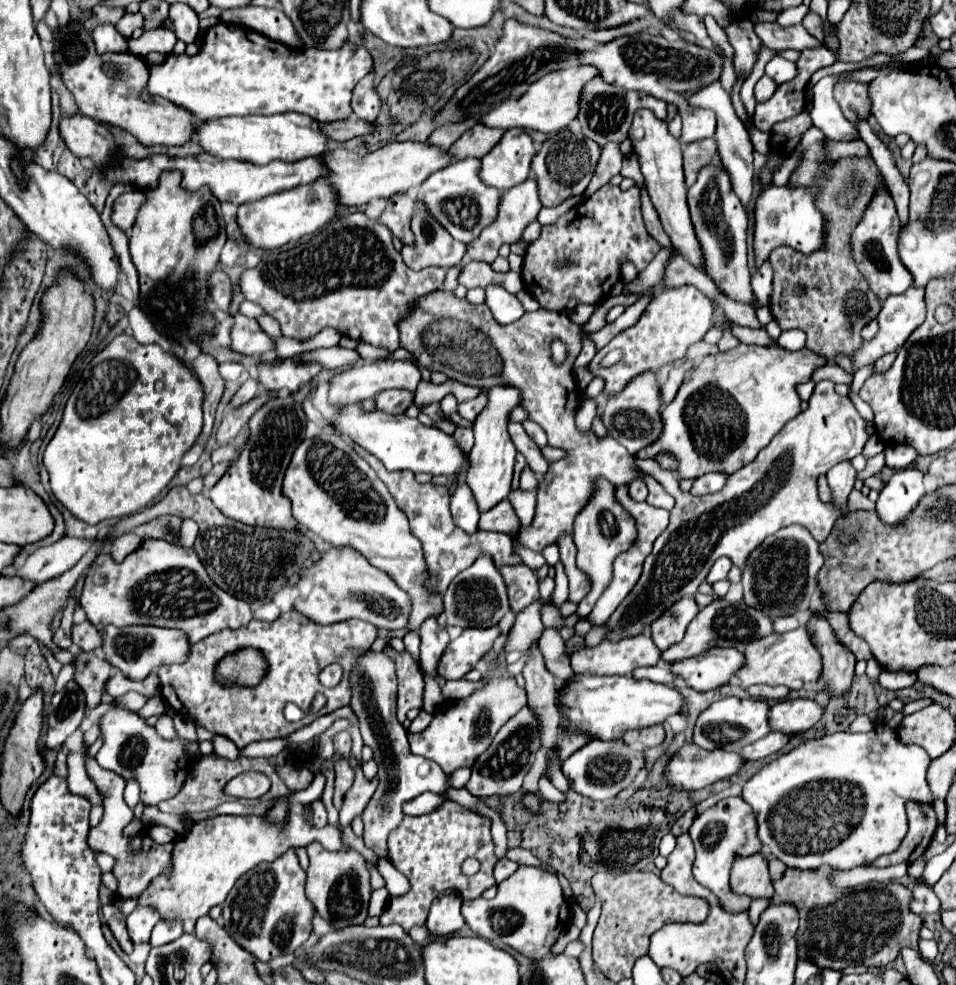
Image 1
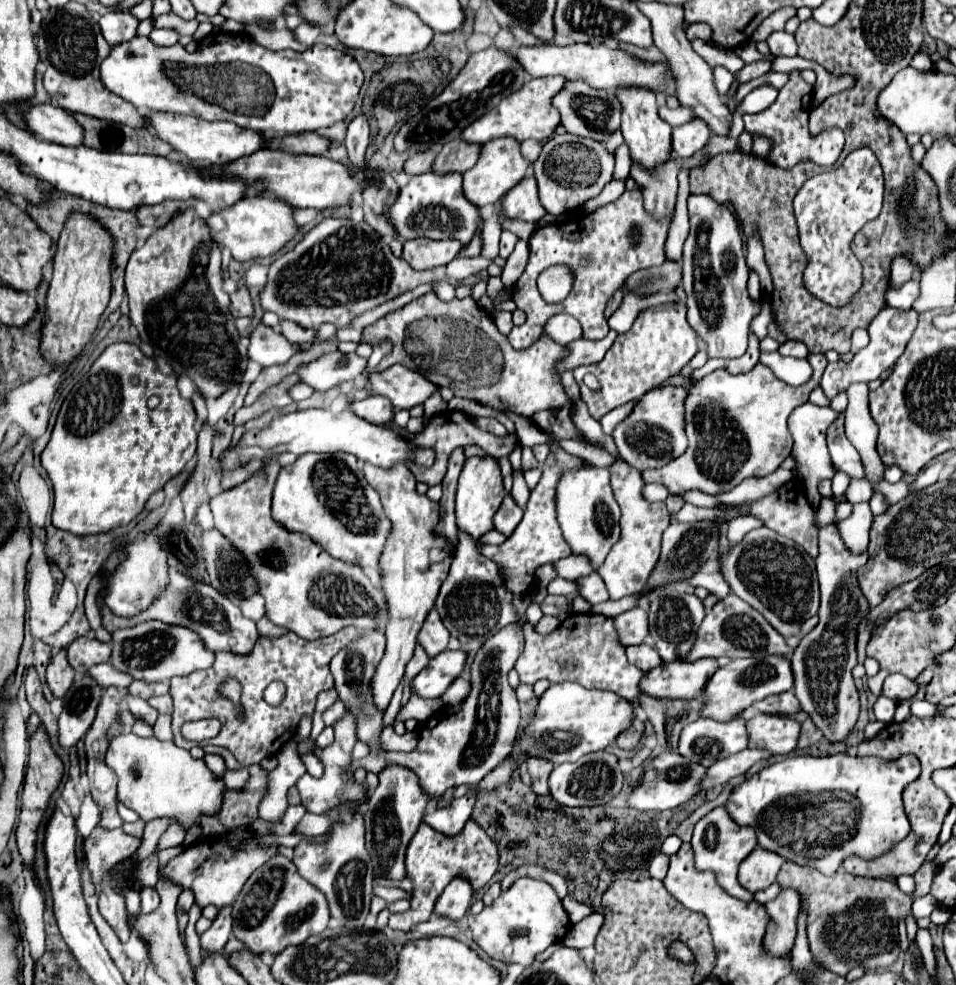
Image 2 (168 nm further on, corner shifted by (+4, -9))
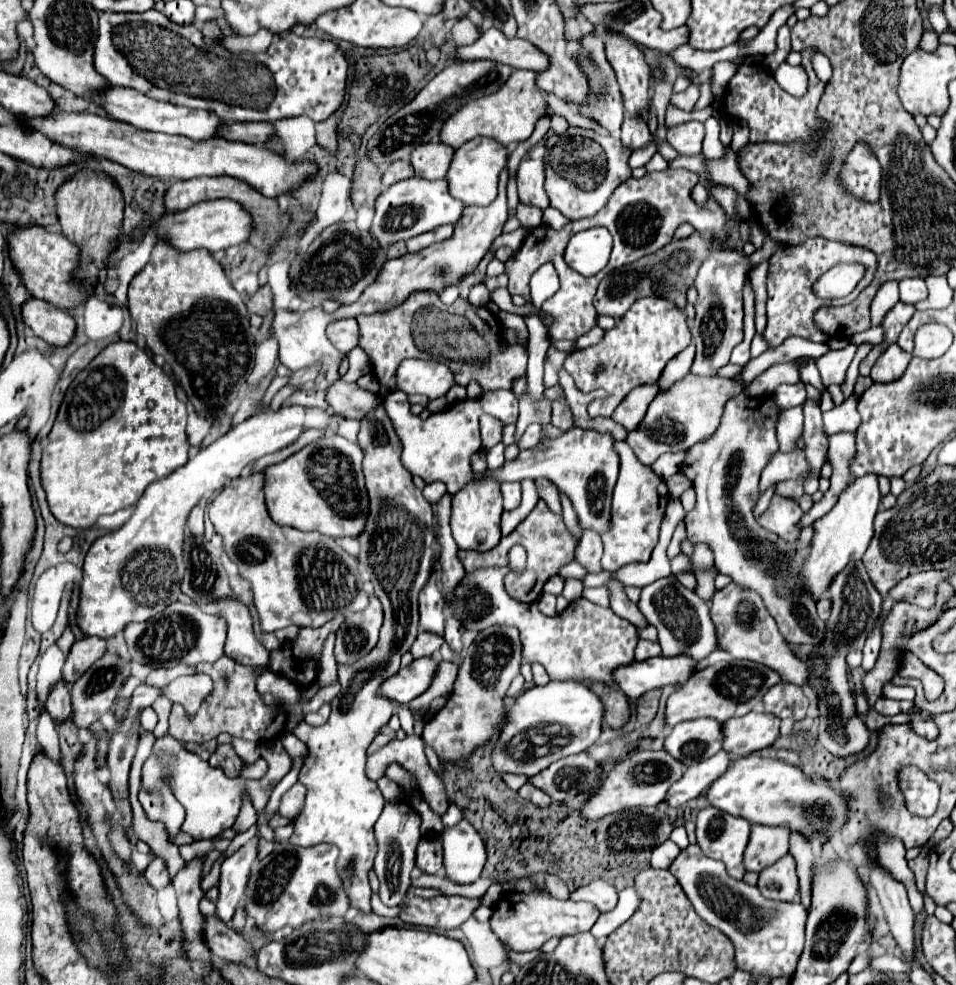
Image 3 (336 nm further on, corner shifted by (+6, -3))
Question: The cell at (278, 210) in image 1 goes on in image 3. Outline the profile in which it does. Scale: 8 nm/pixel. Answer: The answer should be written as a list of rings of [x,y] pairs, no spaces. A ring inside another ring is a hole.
[[[214,199],[206,203],[198,203],[186,211],[178,211],[174,215],[166,215],[158,225],[158,237],[168,239],[176,249],[188,251],[188,249],[208,249],[208,251],[220,251],[220,249],[230,249],[234,245],[242,245],[250,239],[254,233],[254,217],[250,211],[246,211],[240,203],[232,199]]]

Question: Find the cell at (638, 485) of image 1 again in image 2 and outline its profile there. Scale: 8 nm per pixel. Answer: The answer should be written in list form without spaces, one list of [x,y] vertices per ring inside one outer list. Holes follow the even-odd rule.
[[[648,483],[644,487],[644,497],[648,497],[648,501],[664,501],[668,495],[670,495],[668,489],[664,489],[658,483]]]

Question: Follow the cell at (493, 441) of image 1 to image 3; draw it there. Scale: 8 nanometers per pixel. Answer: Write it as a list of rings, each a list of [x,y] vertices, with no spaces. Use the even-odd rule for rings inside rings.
[[[486,473],[474,475],[458,493],[452,495],[452,535],[460,549],[478,549],[488,551],[500,541],[500,515],[502,515],[502,493],[500,483]]]

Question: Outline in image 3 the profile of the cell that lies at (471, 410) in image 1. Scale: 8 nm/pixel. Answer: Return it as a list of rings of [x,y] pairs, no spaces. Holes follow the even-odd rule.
[[[482,415],[480,419],[480,429],[482,429],[482,449],[488,451],[494,445],[502,443],[502,433],[504,433],[504,423],[498,421],[496,417]]]

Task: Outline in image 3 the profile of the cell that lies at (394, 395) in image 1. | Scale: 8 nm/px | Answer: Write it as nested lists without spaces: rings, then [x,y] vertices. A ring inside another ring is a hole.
[[[340,379],[326,389],[326,401],[338,415],[364,419],[382,403],[382,397],[378,393],[360,389],[356,383],[344,383]]]

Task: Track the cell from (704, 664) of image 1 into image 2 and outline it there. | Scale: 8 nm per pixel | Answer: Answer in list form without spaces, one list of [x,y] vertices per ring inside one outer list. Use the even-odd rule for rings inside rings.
[[[716,659],[660,663],[640,679],[640,693],[658,699],[694,699],[702,695],[708,677],[718,669]]]

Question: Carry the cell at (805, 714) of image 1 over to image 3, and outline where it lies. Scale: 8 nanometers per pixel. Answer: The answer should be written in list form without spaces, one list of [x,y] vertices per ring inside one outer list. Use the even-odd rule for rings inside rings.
[[[754,713],[728,719],[724,725],[726,743],[724,749],[734,757],[750,755],[752,751],[772,745],[780,735],[780,719],[768,713]]]

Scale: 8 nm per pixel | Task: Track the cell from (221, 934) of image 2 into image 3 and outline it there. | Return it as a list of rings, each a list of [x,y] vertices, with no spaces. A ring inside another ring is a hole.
[[[250,839],[246,845],[242,845],[232,857],[228,857],[222,863],[222,875],[220,875],[220,897],[216,903],[216,917],[224,923],[228,923],[244,895],[244,887],[248,881],[248,871],[252,861],[256,859],[256,839]]]

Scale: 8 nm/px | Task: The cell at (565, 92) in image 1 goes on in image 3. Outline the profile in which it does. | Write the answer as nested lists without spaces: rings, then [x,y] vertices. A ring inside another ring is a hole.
[[[514,71],[502,89],[476,99],[474,103],[466,103],[466,107],[460,107],[460,111],[446,121],[446,127],[442,127],[440,141],[452,145],[454,149],[480,135],[494,137],[502,145],[526,141],[532,135],[536,123],[548,115],[548,103],[536,87],[536,77],[536,71]]]

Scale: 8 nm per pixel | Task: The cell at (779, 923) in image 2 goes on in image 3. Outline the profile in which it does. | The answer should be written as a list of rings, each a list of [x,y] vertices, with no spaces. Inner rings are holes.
[[[790,853],[774,863],[774,867],[766,867],[766,871],[760,873],[758,889],[766,899],[794,901],[798,893],[798,877]]]

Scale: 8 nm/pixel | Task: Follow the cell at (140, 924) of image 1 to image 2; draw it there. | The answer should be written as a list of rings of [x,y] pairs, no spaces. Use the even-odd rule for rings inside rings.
[[[144,887],[140,891],[140,897],[142,897],[142,913],[154,911],[158,907],[158,903],[160,903],[160,897],[158,897],[154,887]]]

